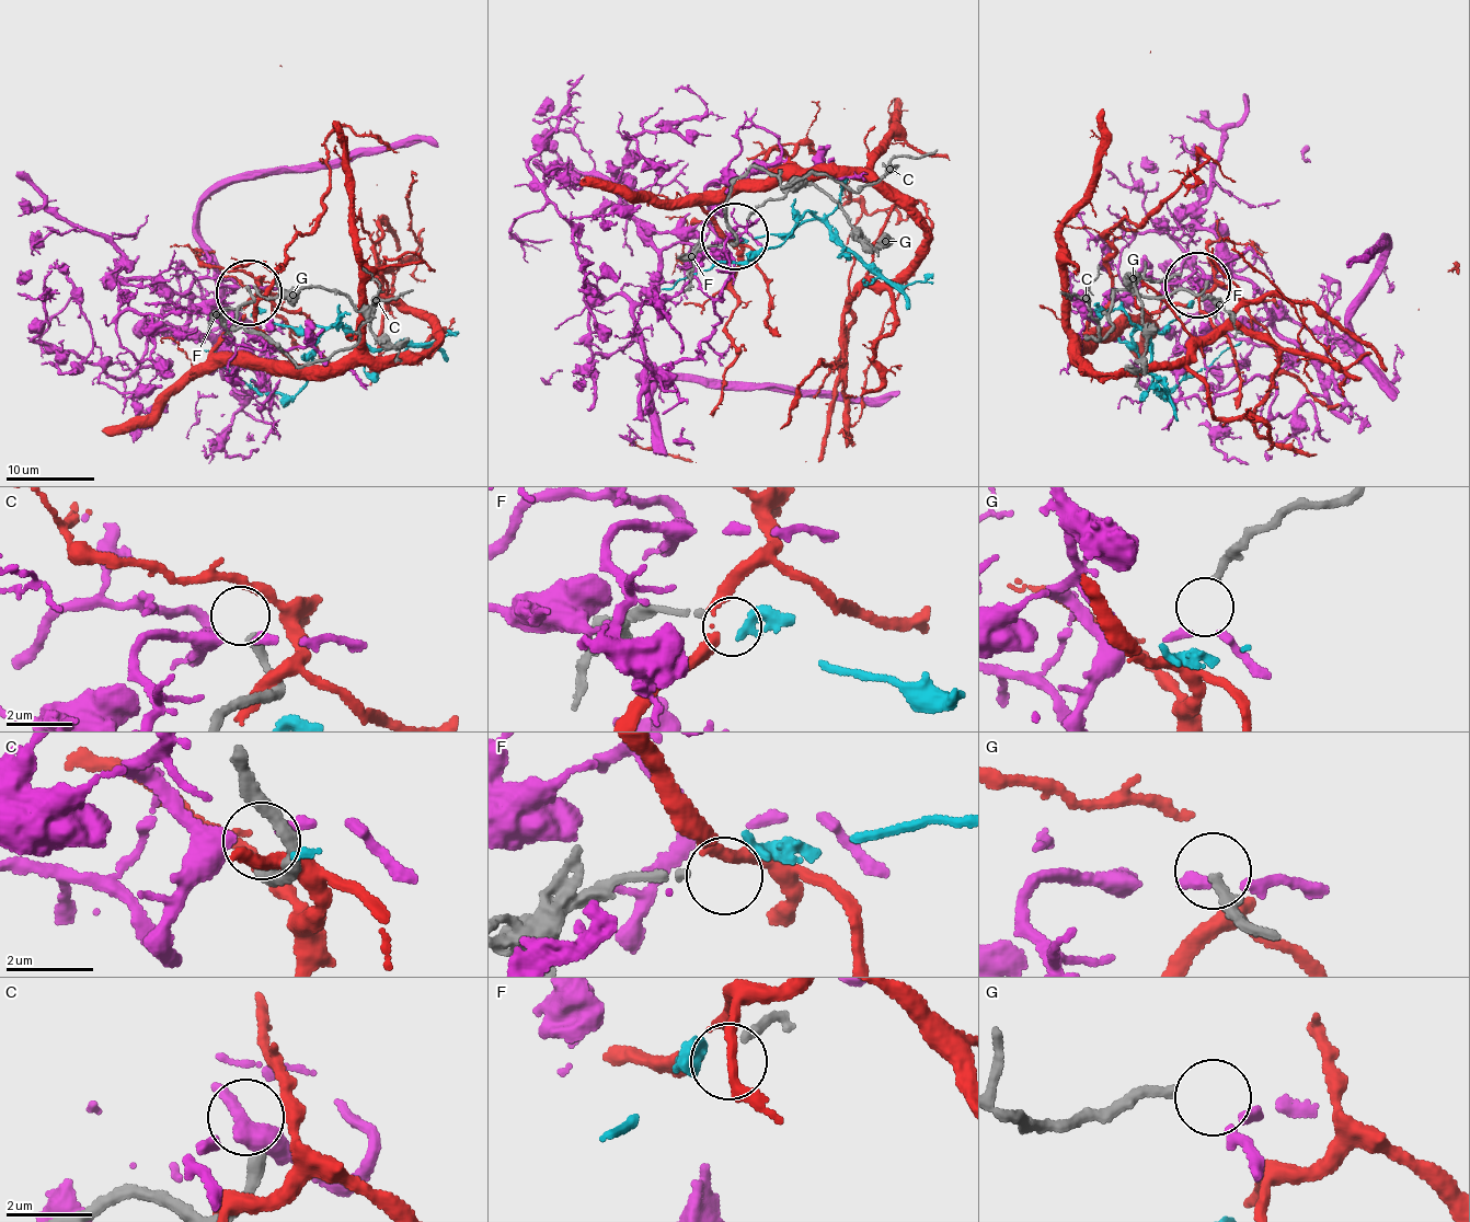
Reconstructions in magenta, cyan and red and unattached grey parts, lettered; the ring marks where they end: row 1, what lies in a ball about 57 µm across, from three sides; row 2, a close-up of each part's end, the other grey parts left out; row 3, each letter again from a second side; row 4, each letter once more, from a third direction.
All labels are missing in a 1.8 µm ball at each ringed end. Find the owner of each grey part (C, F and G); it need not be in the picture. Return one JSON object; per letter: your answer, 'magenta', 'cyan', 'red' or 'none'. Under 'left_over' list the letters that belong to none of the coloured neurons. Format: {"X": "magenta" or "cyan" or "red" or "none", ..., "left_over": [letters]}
{"C": "none", "F": "cyan", "G": "magenta", "left_over": ["C"]}

